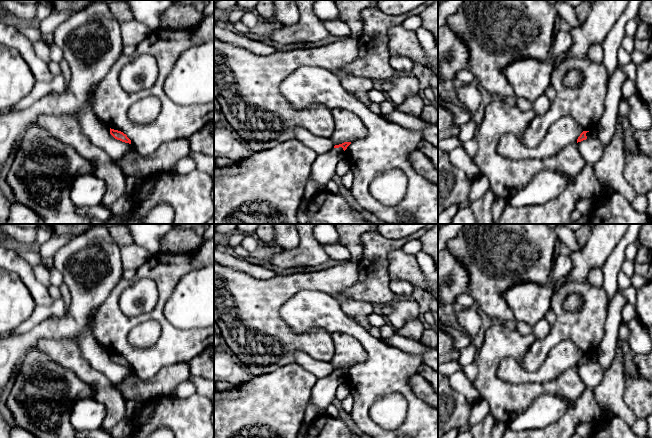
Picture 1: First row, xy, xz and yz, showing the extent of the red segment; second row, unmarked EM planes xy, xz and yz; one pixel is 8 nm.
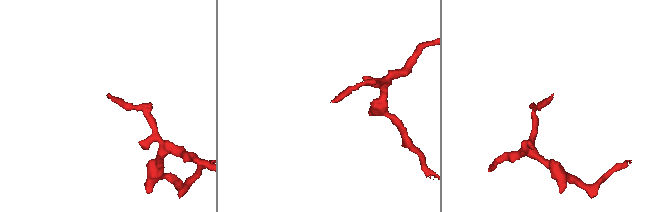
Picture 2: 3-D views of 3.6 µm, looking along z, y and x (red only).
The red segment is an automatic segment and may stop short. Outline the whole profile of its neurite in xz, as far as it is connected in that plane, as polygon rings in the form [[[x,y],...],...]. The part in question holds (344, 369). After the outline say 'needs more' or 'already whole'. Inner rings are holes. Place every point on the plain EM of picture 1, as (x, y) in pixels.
[[[344,366],[335,369],[329,376],[318,378],[312,389],[309,403],[317,409],[326,411],[326,408],[335,399],[337,388],[345,383],[344,375],[350,368],[351,366]]]; needs more

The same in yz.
[[[597,353],[591,354],[591,355],[583,355],[580,360],[577,363],[577,367],[581,366],[583,364],[586,364],[587,362],[598,362],[598,356]]]; needs more

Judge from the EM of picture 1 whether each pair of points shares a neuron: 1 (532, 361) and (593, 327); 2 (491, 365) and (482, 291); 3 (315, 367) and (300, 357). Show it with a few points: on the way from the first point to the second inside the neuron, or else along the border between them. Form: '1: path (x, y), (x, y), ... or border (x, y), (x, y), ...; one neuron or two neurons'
1: path (545, 346), (564, 328), (577, 327); one neuron
2: border (494, 319), (504, 323); two neurons
3: path (311, 364), (304, 360); one neuron

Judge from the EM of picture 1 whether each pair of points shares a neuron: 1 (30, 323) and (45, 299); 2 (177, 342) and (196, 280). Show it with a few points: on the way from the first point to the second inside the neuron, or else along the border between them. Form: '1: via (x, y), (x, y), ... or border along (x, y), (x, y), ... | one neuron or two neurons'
1: border along (54, 299), (50, 304), (36, 305) | two neurons
2: border along (163, 313), (164, 317), (176, 327), (203, 328) | two neurons

